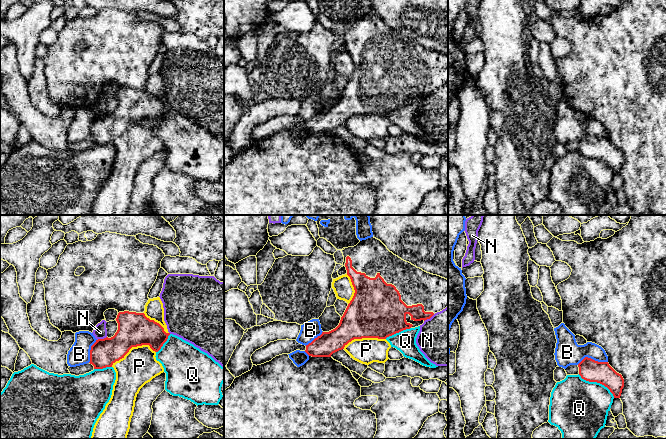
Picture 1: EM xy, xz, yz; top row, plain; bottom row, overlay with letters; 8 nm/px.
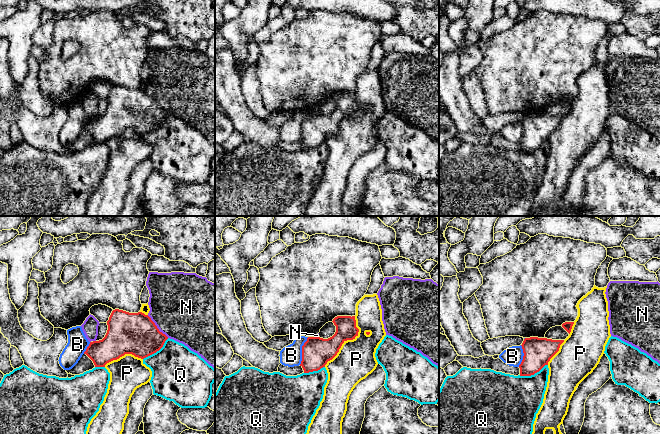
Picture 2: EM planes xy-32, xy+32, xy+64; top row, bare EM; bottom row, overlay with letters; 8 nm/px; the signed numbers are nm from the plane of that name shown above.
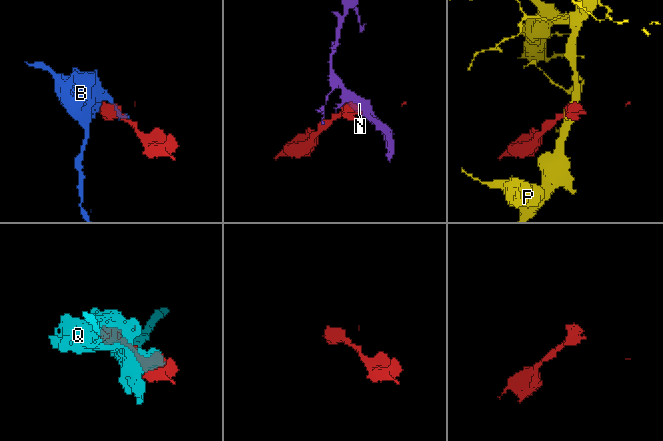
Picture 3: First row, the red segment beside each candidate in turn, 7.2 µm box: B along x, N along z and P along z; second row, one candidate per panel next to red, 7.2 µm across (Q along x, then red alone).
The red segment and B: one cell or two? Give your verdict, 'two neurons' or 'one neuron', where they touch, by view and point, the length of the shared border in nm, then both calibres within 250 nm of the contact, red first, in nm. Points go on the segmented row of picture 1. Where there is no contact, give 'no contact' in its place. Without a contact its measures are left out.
two neurons | yz (592, 359) | 240 nm | 180/200 nm

